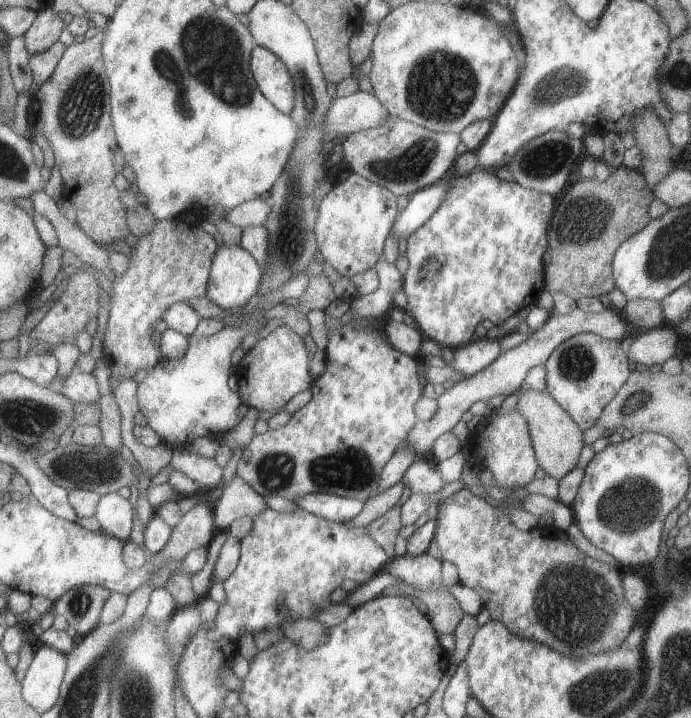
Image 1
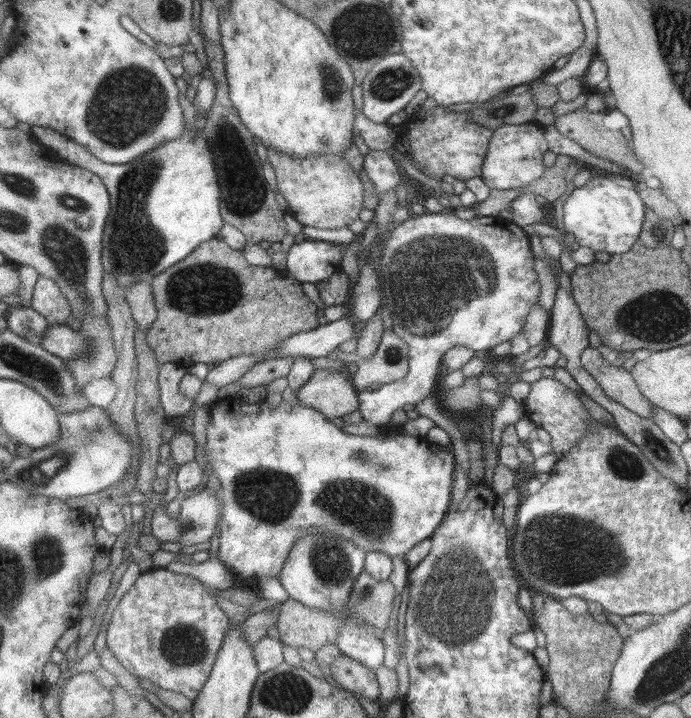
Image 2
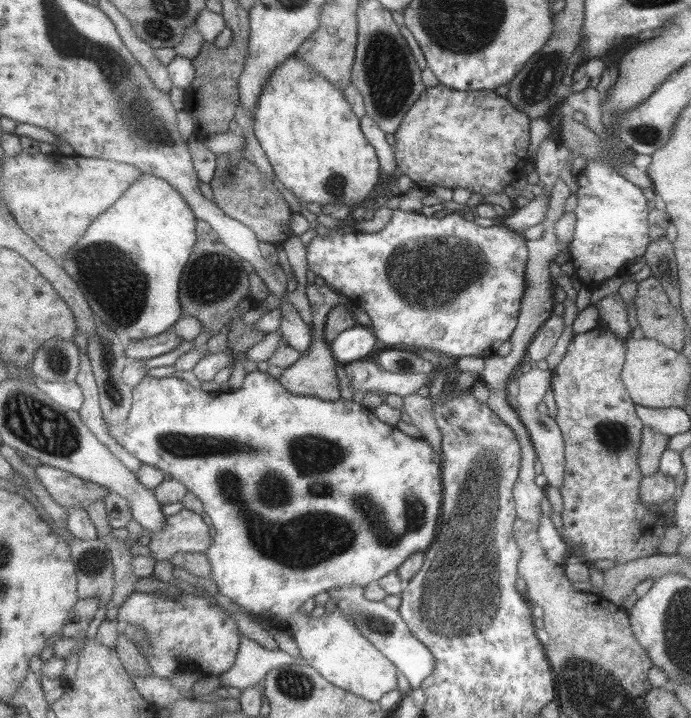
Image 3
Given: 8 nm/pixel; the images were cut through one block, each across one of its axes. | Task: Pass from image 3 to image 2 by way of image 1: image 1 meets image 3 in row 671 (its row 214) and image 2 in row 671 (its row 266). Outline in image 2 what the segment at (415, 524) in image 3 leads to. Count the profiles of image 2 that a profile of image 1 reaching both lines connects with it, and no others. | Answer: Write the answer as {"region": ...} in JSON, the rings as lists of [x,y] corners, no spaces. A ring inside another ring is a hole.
{"region":[[[345,654],[337,656],[330,667],[333,678],[342,686],[340,688],[378,702],[381,688],[374,670]]]}

